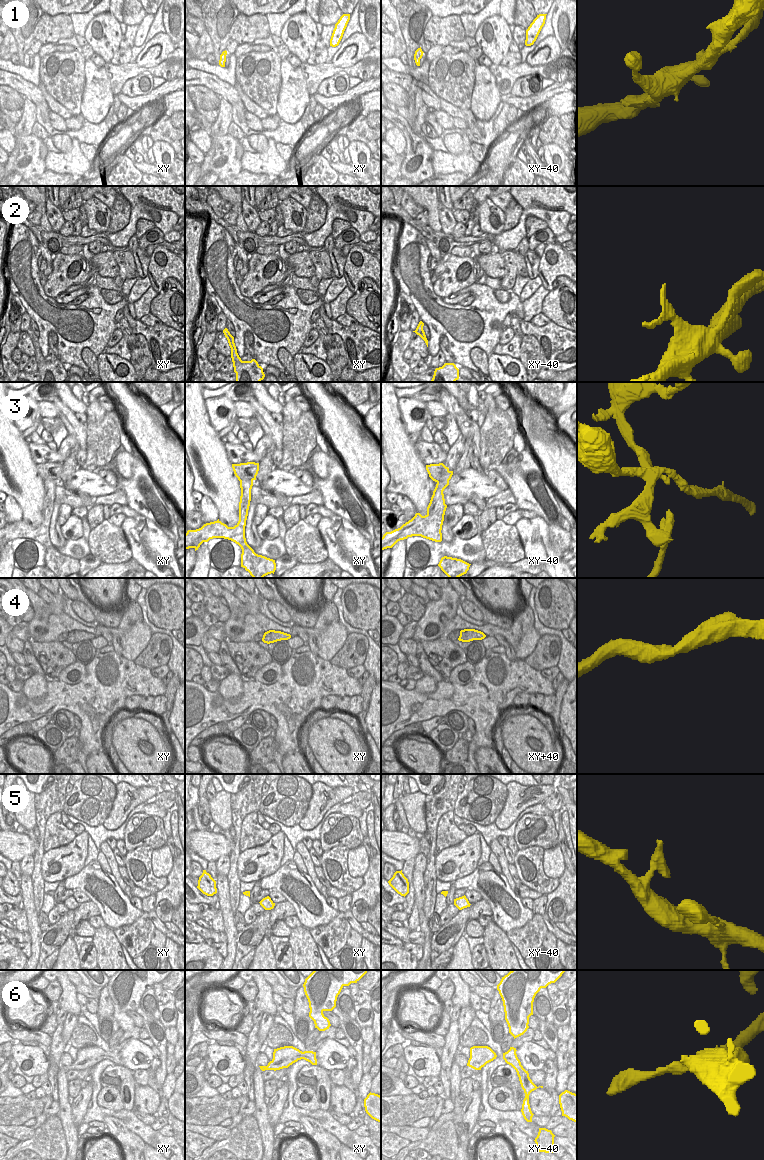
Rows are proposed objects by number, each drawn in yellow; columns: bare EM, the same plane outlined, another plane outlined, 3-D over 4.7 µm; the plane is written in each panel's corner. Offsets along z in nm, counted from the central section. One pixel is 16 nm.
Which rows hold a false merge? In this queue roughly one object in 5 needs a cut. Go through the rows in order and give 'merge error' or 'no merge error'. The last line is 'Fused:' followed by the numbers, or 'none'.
1: no merge error
2: no merge error
3: merge error
4: no merge error
5: no merge error
6: no merge error
Fused: 3

